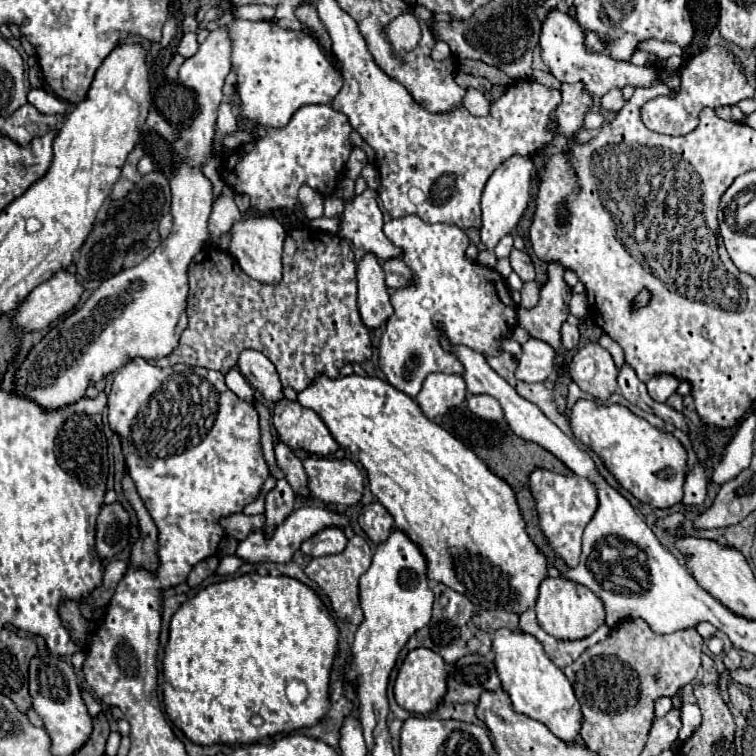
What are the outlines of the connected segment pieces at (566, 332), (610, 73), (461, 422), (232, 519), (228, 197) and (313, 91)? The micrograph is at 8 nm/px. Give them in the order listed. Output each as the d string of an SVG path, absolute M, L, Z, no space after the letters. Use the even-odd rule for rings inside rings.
M564 322L562 324L562 348L572 350L576 346L578 346L578 326Z
M556 10L548 14L548 20L542 24L542 34L540 34L540 48L542 48L542 58L550 72L560 80L560 82L582 82L584 90L590 92L592 96L602 96L604 92L612 88L624 88L626 84L630 86L644 86L652 84L652 80L658 78L658 72L654 68L644 68L644 66L634 66L630 62L618 62L610 56L592 52L584 46L584 30L578 26L576 20L572 20L568 14Z
M454 408L454 410L450 410L448 414L444 414L438 420L438 424L444 430L448 430L452 436L462 440L470 450L476 452L476 456L480 460L484 460L484 464L498 478L502 478L504 482L510 484L510 488L516 494L520 512L522 512L522 516L526 520L526 532L528 532L530 540L546 556L550 566L554 566L558 570L564 570L564 562L552 552L552 548L548 548L548 542L544 540L544 536L540 536L540 528L538 528L538 520L536 520L536 510L532 508L532 496L528 496L528 472L532 472L532 468L550 468L554 472L560 472L562 462L556 456L552 456L548 450L544 450L538 444L532 444L528 440L522 440L520 436L516 436L516 444L514 444L514 432L510 430L510 426L506 422L488 422L488 420L482 420L482 418L474 416L468 408Z
M236 514L236 516L228 516L222 520L222 526L226 530L226 534L232 534L232 538L236 540L244 540L248 534L262 530L264 528L264 518L260 516L246 516L246 514Z
M224 186L220 198L214 202L212 216L210 216L210 238L212 240L216 240L222 232L230 232L236 222L244 220L242 212L234 204L234 196L236 194L232 192L232 188Z
M236 18L226 26L232 40L232 72L238 78L236 92L240 96L242 116L270 126L282 128L292 114L306 104L332 104L342 88L342 76L324 56L318 42L306 32L290 32L272 20L250 22Z

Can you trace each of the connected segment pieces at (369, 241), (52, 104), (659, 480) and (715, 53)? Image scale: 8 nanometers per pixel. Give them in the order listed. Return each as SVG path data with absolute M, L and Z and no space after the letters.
M366 188L360 196L344 204L340 236L348 238L356 248L372 252L380 262L386 262L392 258L400 258L402 250L394 246L382 232L382 212L376 198L376 190Z
M42 88L30 90L30 92L28 92L28 102L30 102L38 112L42 112L42 114L48 114L48 116L58 114L58 116L64 116L64 118L68 116L68 106L66 106L60 98L48 94L48 92L42 90Z
M578 400L570 412L570 426L576 440L596 452L618 484L640 502L662 510L682 502L686 450L672 434L654 428L622 404L604 406L596 400Z
M716 44L706 48L702 54L690 58L680 72L680 90L674 96L658 96L648 100L642 110L642 122L646 128L670 134L670 136L684 136L698 128L700 112L704 108L718 108L726 104L738 104L744 98L754 98L754 86L746 82L744 72L736 64L738 56L734 54L730 44Z

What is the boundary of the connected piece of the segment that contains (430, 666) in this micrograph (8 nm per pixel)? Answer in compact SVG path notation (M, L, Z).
M416 648L406 656L406 660L398 670L398 676L394 682L394 698L408 712L430 714L444 704L444 696L448 690L446 680L448 680L448 674L444 670L444 660L428 648Z

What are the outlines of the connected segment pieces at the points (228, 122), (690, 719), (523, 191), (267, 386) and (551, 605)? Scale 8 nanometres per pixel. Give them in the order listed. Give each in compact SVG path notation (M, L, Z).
M224 100L218 106L218 122L216 122L220 134L230 134L236 130L236 116L232 112L232 104L228 100Z
M682 704L680 708L680 718L682 718L682 728L680 728L680 740L686 740L692 736L692 732L700 726L700 708L696 704Z
M512 156L506 162L502 162L502 166L496 168L494 174L488 178L486 188L482 192L482 226L480 226L480 240L488 250L494 250L496 242L516 228L522 212L526 210L530 198L530 172L532 172L530 158Z
M244 350L238 358L238 368L242 376L270 402L282 398L282 384L274 364L258 350Z
M544 578L542 580L534 610L538 616L538 624L550 636L560 638L560 640L586 638L592 632L596 632L598 626L602 626L606 618L604 602L594 592L588 592L588 588L584 588L582 584L574 584L572 580L564 580L564 578Z

